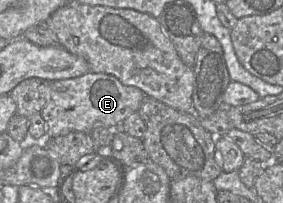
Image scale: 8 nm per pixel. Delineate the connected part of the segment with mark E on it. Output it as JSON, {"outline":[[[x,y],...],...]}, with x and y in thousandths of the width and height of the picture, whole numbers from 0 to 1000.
{"outline":[[[311,355],[290,374],[177,409],[170,502],[145,542],[163,611],[163,680],[247,650],[314,655],[339,616],[424,631],[435,591],[484,552],[516,463],[470,424],[435,419],[399,369]]]}

